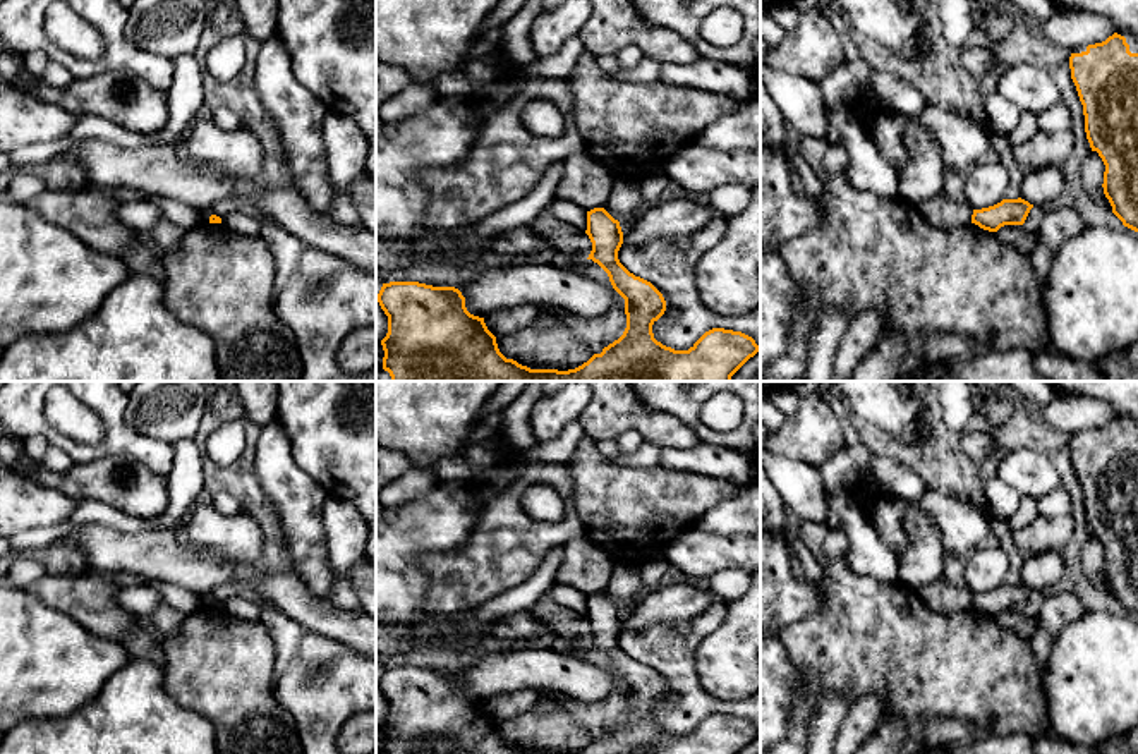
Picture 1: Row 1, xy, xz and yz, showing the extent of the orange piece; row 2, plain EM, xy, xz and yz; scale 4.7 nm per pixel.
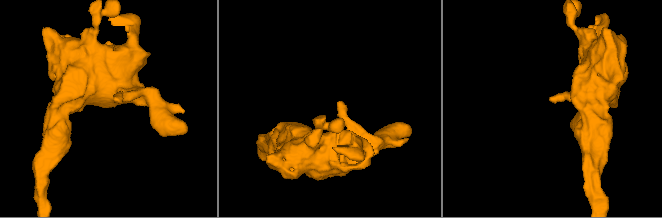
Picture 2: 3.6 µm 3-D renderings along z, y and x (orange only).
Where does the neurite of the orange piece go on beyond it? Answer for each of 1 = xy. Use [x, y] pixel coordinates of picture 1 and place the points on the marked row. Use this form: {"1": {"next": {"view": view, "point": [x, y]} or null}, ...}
{"1": {"next": null}}

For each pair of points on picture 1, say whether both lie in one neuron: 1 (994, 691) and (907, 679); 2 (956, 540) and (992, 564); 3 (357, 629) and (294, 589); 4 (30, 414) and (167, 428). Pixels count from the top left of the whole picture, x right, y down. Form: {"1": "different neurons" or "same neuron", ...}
{"1": "same neuron", "2": "different neurons", "3": "same neuron", "4": "different neurons"}

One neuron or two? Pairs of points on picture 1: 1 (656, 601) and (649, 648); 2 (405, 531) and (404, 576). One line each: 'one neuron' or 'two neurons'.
1: two neurons
2: one neuron

